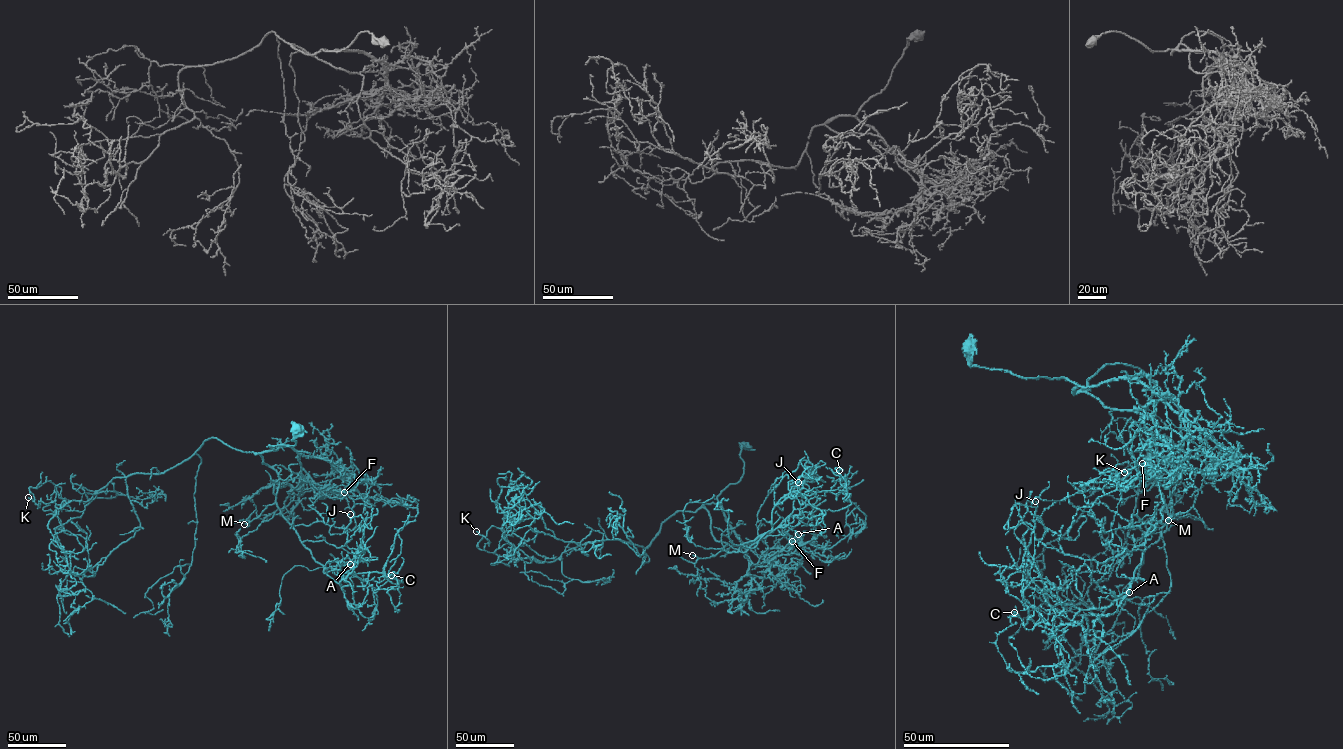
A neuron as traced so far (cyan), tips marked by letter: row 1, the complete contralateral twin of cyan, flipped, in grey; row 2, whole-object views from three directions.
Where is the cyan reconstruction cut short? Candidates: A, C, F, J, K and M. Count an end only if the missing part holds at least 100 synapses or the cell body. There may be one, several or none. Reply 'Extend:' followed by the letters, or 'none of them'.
Extend: A, M

